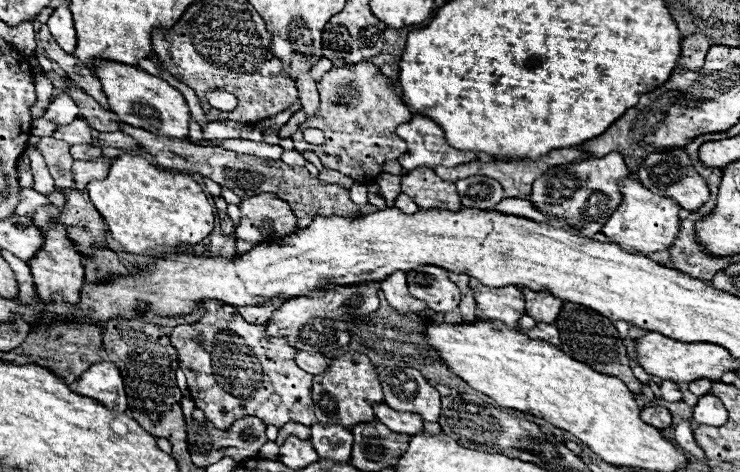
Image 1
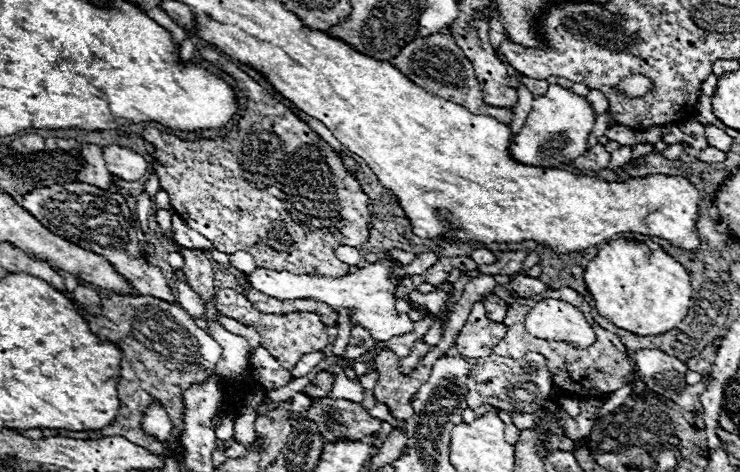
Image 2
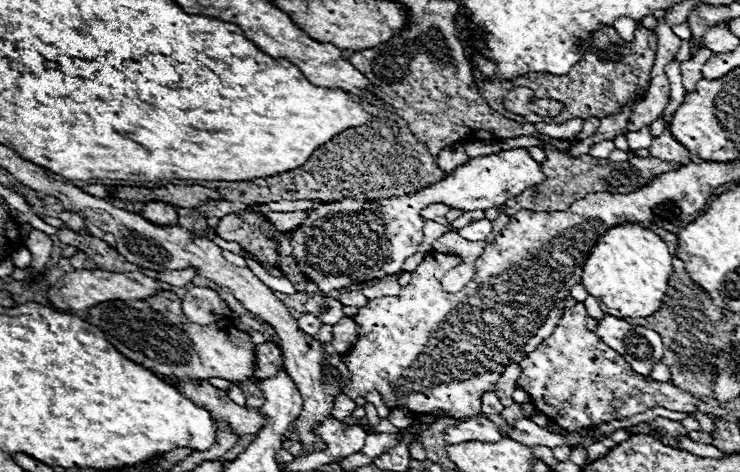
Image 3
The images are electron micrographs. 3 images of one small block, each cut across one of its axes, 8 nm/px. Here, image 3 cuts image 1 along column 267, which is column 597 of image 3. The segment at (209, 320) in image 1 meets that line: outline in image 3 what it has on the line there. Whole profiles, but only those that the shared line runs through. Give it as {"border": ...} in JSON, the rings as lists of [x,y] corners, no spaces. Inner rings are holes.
{"border":[[[576,302],[574,308],[564,310],[552,336],[546,338],[536,350],[526,354],[526,358],[520,362],[522,374],[518,378],[518,386],[528,392],[530,400],[538,412],[546,414],[556,426],[560,426],[564,430],[578,430],[582,426],[602,424],[602,422],[610,422],[610,420],[622,420],[622,418],[640,414],[648,408],[656,408],[656,406],[676,410],[676,412],[696,412],[698,410],[696,398],[692,394],[680,390],[678,386],[674,386],[670,382],[656,382],[650,376],[636,374],[620,354],[616,354],[610,346],[606,346],[600,340],[600,336],[594,332],[596,326],[598,326],[598,322],[592,316],[588,316],[584,304]]]}

